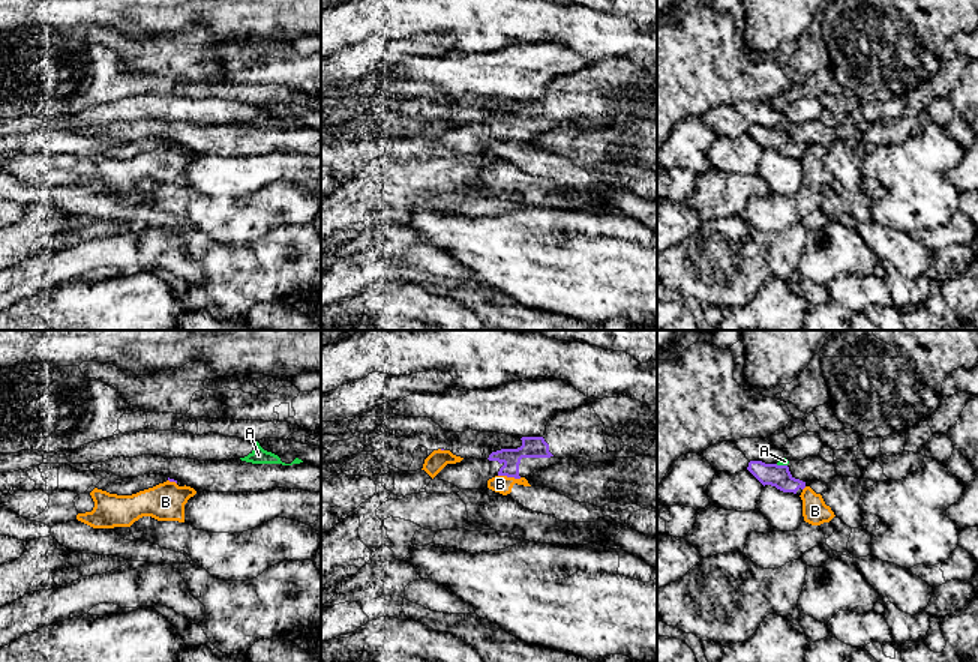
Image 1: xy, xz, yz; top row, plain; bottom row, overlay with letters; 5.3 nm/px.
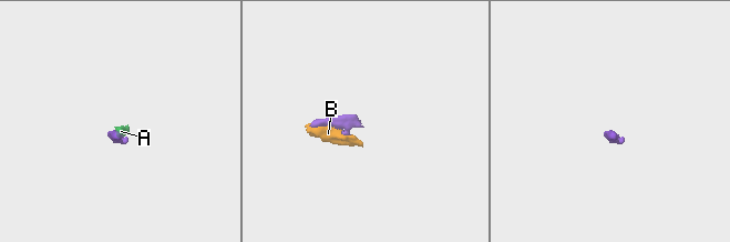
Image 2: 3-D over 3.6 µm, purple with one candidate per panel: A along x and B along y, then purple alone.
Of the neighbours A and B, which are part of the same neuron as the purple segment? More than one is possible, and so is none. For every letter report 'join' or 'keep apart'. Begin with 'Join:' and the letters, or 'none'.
Join: none
A: keep apart
B: keep apart

